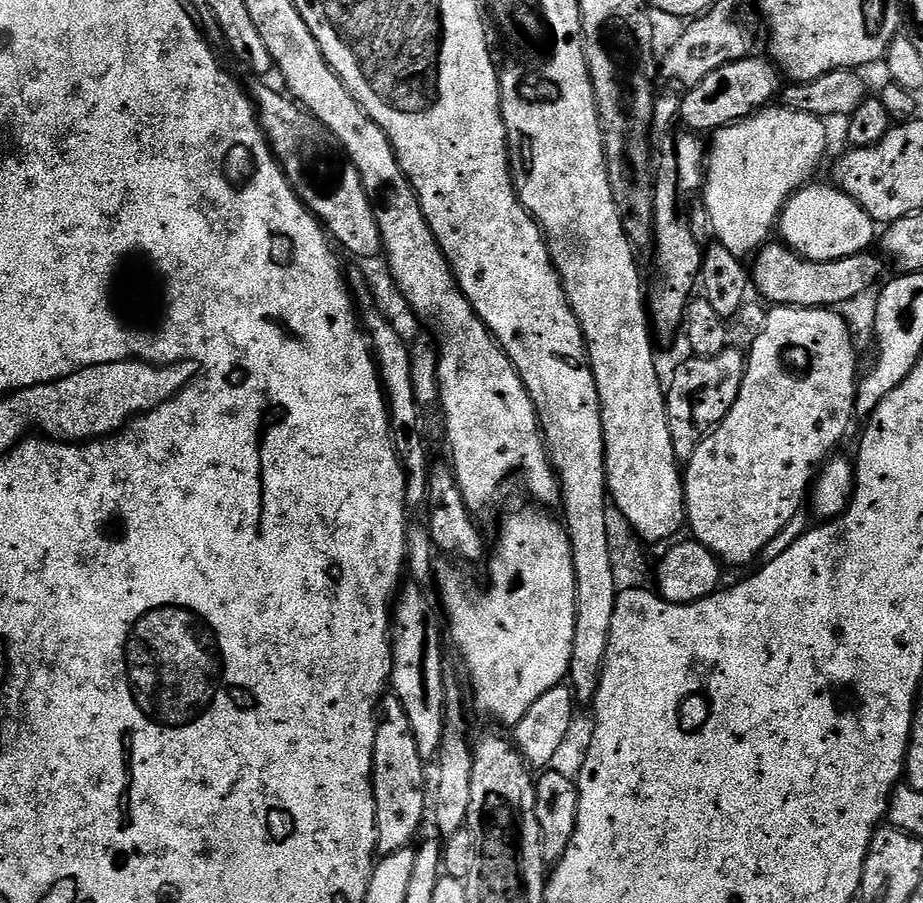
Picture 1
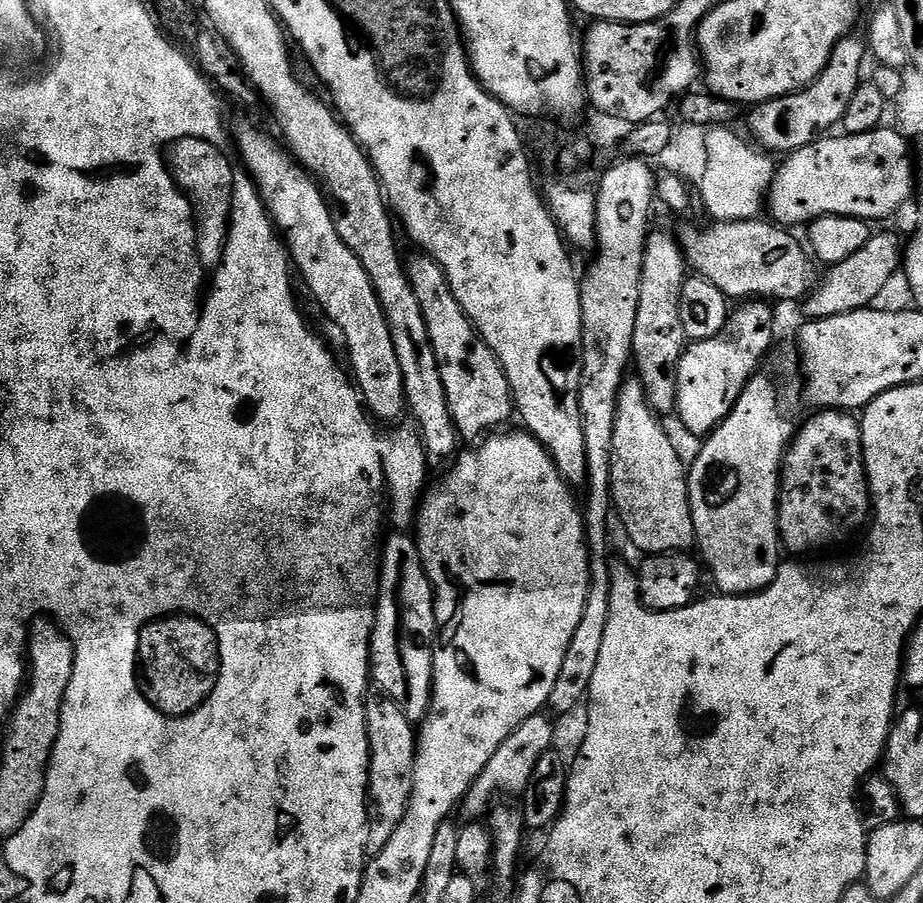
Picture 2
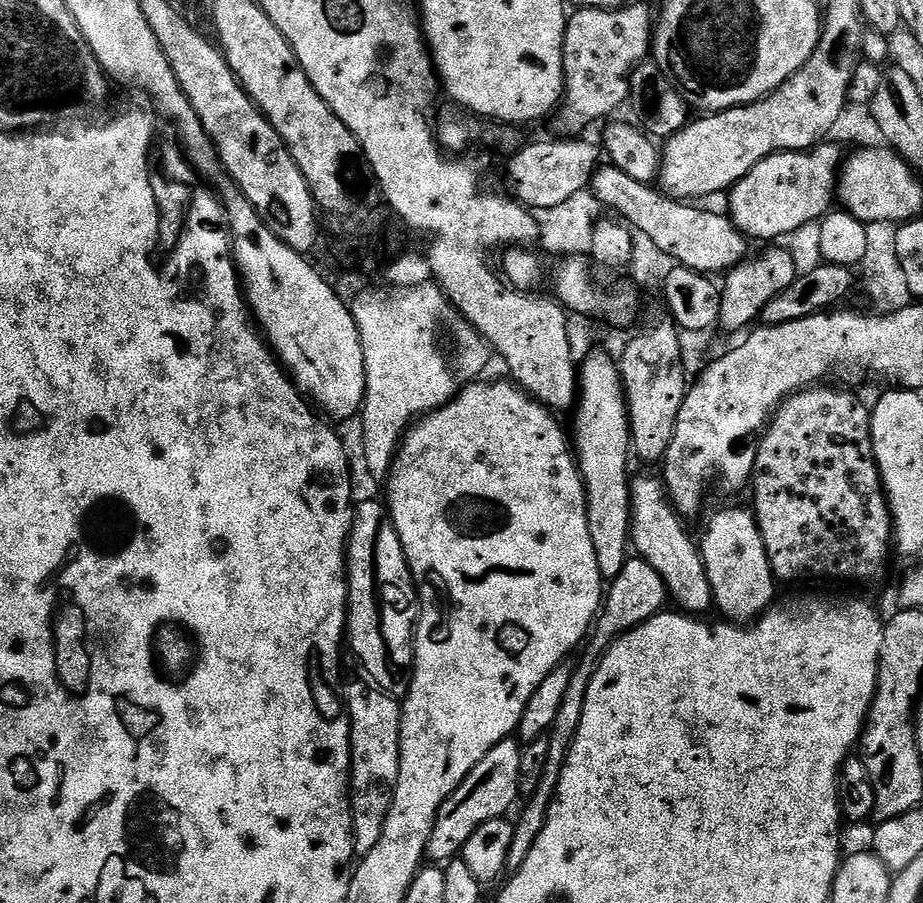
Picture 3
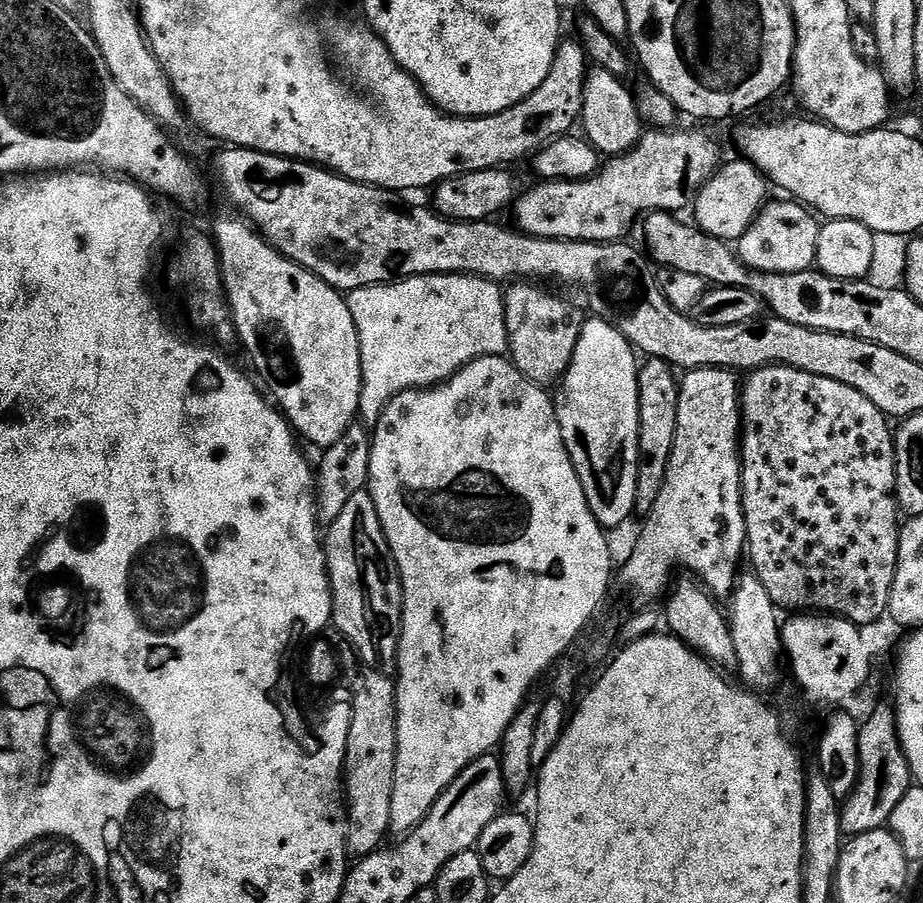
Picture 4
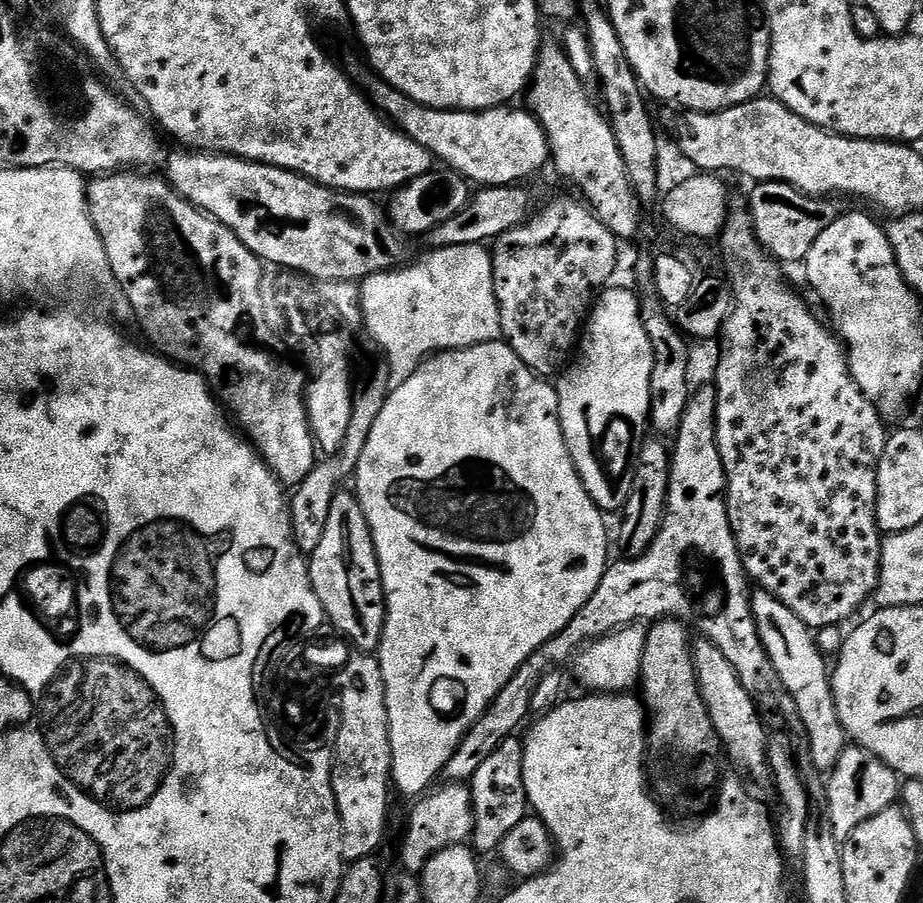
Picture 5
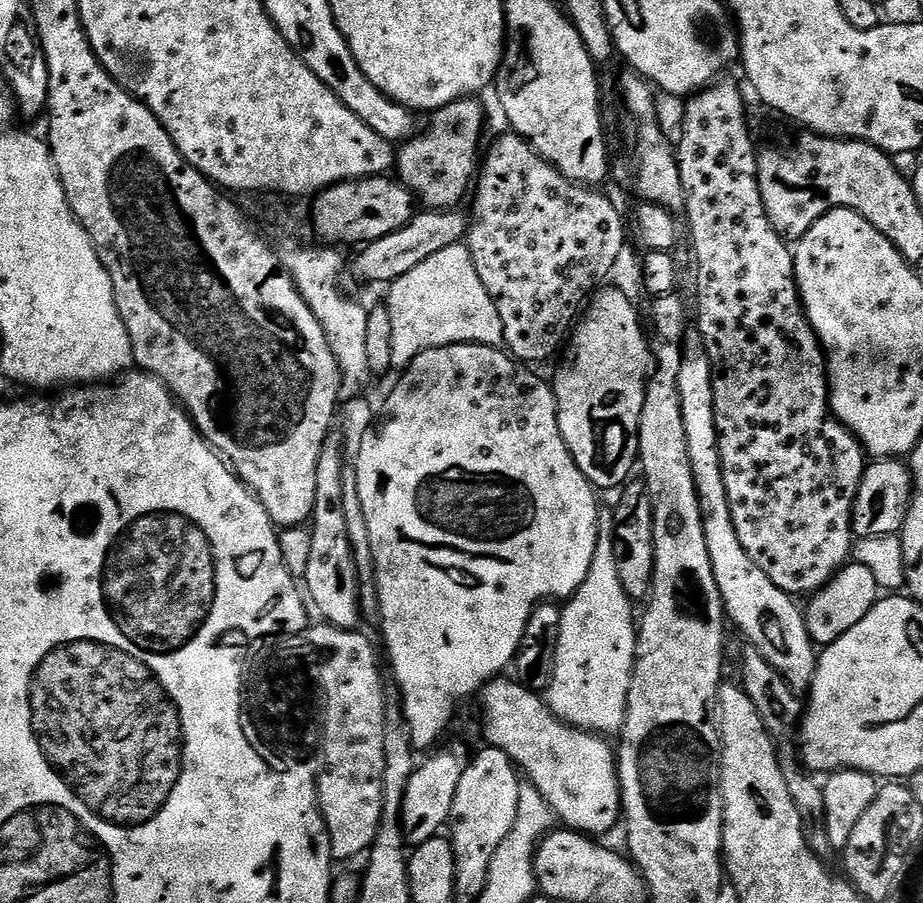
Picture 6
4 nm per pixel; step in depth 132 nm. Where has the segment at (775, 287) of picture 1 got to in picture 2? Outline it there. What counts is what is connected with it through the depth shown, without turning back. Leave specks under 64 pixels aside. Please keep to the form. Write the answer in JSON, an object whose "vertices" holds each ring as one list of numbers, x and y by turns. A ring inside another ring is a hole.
{"vertices":[[764,218,721,220,709,225,709,228,700,229,688,224,678,232,678,239,691,271,714,282,714,286,718,286,718,290,722,290,724,296,736,302,745,298,767,298,772,302,800,302,808,295,814,284,813,261,805,245,801,241,800,245,788,233,791,231,787,227]]}

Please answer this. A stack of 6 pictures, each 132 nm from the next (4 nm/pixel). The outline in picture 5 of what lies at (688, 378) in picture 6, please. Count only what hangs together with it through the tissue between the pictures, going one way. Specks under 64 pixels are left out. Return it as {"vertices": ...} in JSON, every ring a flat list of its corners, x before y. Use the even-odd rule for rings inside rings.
{"vertices":[[753,591,752,613,754,622,758,622,758,638,762,638,762,646,766,646,766,654,770,654,770,662,774,662,774,670,778,670,778,678,782,686,786,686,796,707,796,714,804,723,812,767,817,773,824,772,820,774,831,773,844,753,846,737,834,706,829,661,828,664,824,661,827,660,825,653,820,651,813,629,808,628,806,622,794,614,794,610,782,606,782,602,778,602,778,598,769,592]]}

